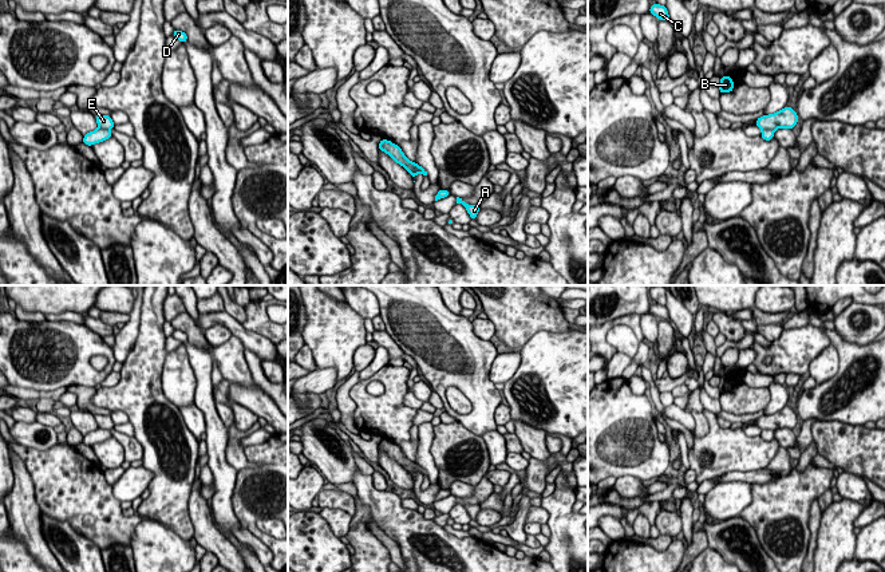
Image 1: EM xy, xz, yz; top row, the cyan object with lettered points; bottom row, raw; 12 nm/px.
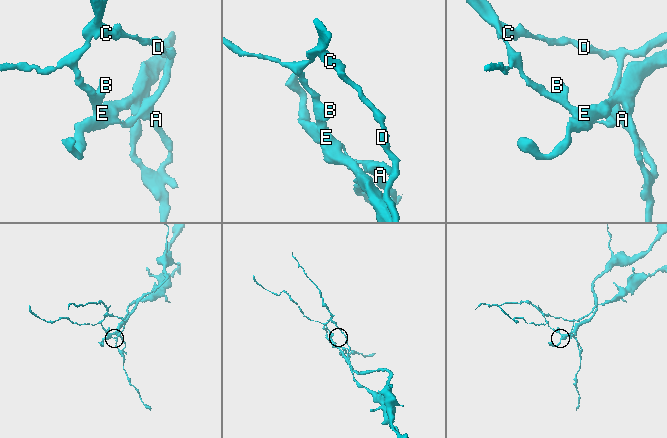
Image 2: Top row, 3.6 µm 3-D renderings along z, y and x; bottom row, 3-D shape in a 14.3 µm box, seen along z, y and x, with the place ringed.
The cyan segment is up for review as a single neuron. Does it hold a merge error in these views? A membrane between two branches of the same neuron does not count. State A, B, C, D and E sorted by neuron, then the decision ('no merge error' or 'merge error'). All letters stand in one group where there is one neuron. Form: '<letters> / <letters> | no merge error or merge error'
A C D / B E | merge error

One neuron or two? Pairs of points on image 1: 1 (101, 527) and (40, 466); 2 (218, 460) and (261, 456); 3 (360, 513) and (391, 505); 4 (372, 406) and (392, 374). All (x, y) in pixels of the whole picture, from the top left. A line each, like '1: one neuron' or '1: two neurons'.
1: one neuron
2: two neurons
3: two neurons
4: one neuron

